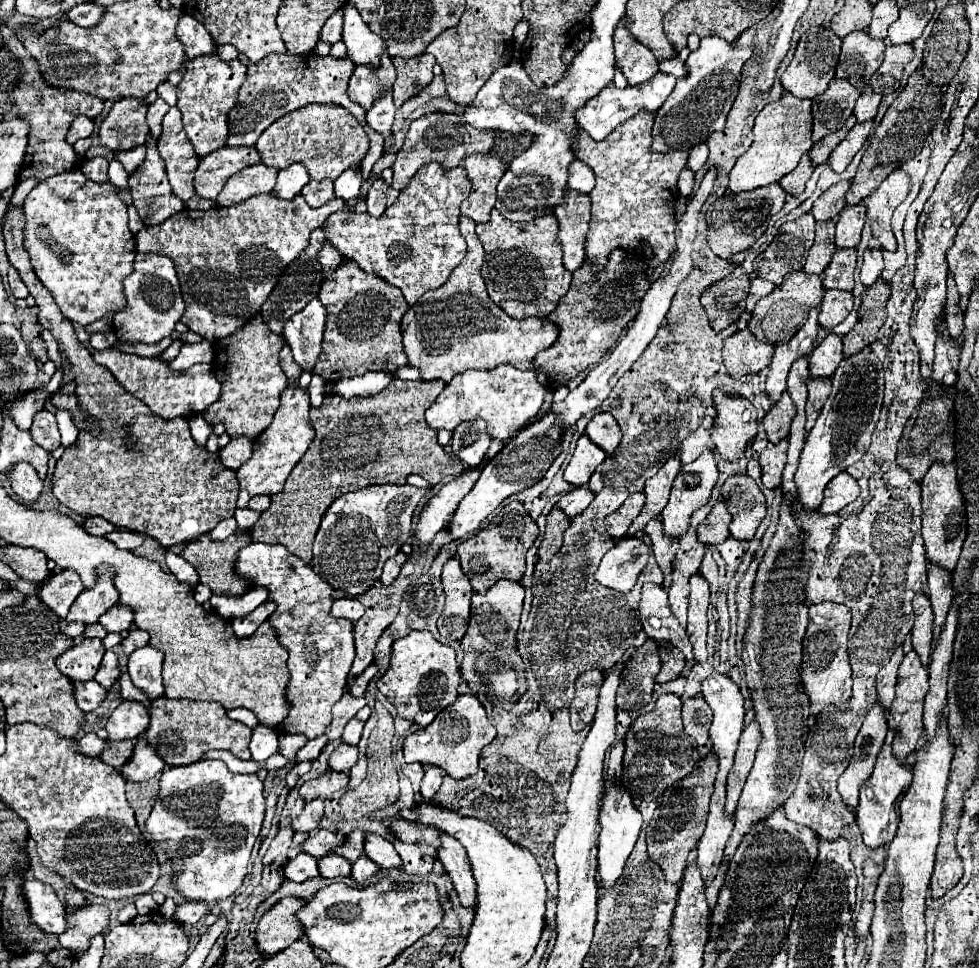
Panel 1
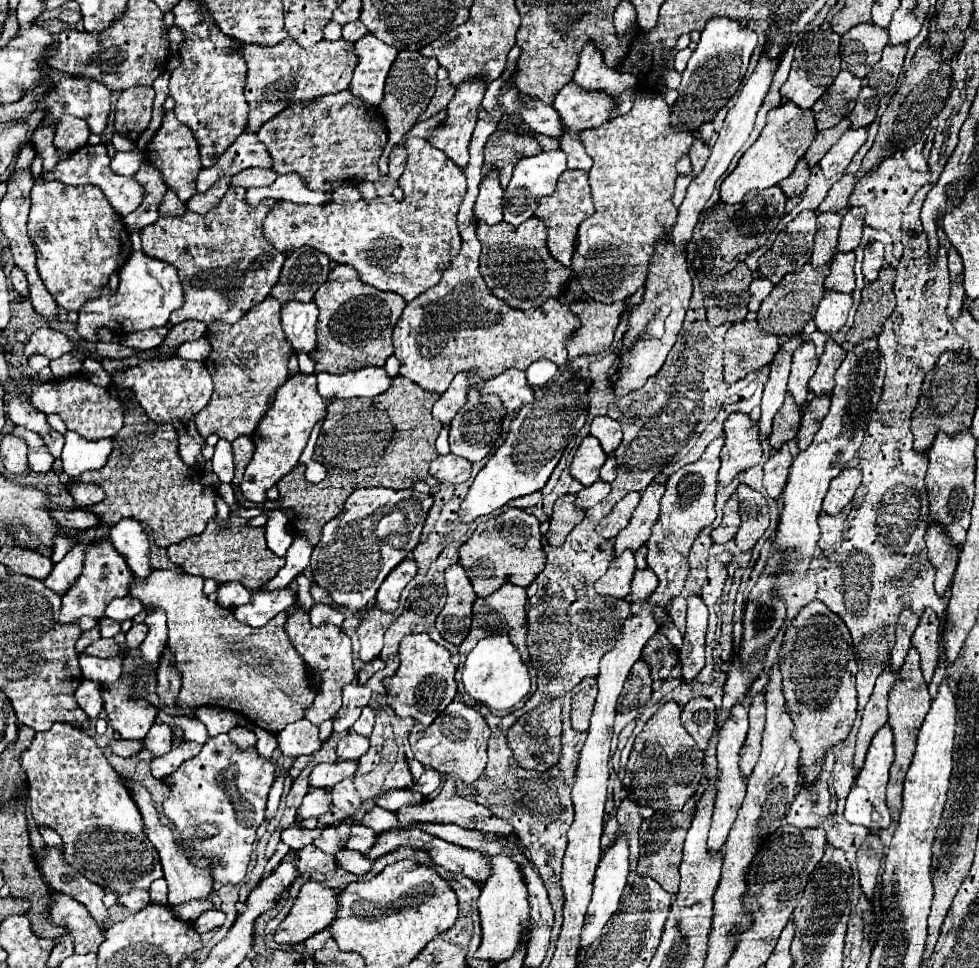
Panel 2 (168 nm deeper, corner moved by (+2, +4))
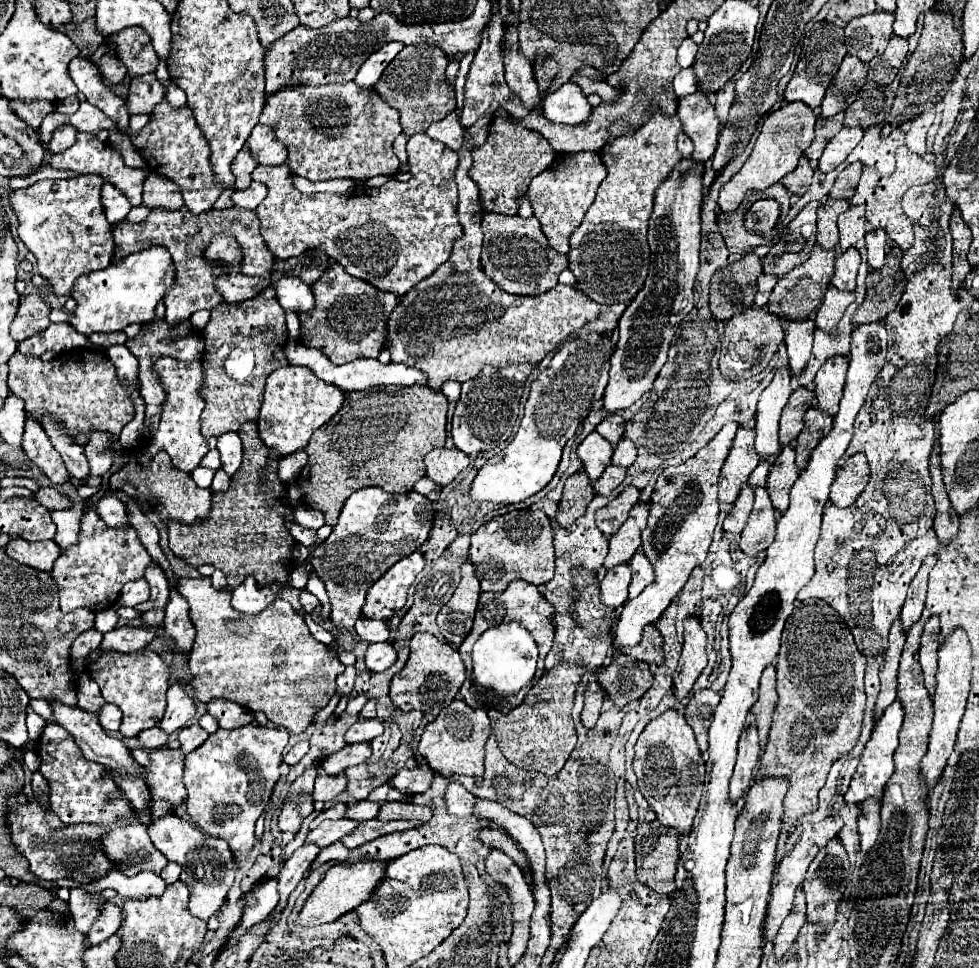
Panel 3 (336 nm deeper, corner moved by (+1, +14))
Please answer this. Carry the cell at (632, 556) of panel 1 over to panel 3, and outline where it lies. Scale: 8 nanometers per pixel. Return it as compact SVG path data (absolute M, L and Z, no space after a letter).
M618 564L616 568L608 570L604 580L600 582L600 598L604 606L618 608L628 600L628 584L630 584L630 566Z

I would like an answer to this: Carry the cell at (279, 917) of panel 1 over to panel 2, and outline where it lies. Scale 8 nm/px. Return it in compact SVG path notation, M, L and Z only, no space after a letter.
M305 882L285 916L277 926L273 940L277 944L301 944L315 932L325 930L335 918L337 890L323 888L317 882Z

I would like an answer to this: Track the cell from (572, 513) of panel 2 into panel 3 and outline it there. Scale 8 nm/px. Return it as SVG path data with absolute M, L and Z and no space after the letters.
M578 472L566 480L562 500L558 504L556 520L560 526L568 528L576 518L586 512L588 502L594 498L594 488L590 478L584 472Z

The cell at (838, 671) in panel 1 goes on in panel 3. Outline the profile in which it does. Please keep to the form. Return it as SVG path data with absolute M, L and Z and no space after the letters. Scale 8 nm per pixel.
M806 600L786 620L776 668L780 700L760 756L758 778L770 778L772 774L790 780L780 830L780 836L788 838L796 820L818 808L818 792L832 764L846 756L858 742L866 702L866 658L858 652L850 628L830 604Z

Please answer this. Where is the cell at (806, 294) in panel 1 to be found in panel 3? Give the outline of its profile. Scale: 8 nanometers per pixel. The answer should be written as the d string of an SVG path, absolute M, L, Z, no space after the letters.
M816 244L810 258L804 264L790 270L784 278L778 280L778 284L770 296L770 302L768 302L768 310L772 314L778 314L778 316L790 318L790 320L806 320L810 314L814 314L820 308L822 296L826 294L826 290L830 286L830 278L834 274L834 258L836 258L834 250L826 250Z

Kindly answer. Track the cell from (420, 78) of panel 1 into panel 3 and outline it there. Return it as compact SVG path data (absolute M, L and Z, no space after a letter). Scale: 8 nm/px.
M404 46L404 50L390 62L390 68L382 74L382 80L374 84L382 100L400 112L406 138L416 132L426 132L432 122L440 122L456 110L456 94L454 86L446 80L446 66L448 56L438 46Z

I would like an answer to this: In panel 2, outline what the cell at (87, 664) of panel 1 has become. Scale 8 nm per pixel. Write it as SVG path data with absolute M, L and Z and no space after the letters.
M99 638L97 642L93 642L93 644L89 644L89 646L85 648L85 654L97 656L97 658L109 658L109 656L117 654L119 650L121 650L121 648L119 648L111 638Z

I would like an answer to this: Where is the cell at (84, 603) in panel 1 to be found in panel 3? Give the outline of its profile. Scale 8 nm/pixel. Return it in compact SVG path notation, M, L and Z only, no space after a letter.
M88 508L80 520L80 542L66 548L50 572L54 584L58 586L62 612L72 612L76 608L90 608L92 612L100 612L112 608L114 602L118 602L122 584L142 578L150 562L152 558L138 540L138 534L132 526L110 528L102 524L102 518L94 508Z

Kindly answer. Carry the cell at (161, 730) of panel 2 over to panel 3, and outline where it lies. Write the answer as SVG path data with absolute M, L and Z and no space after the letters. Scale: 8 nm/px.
M176 682L168 688L168 708L160 722L160 728L168 734L182 730L190 724L190 720L196 714L196 702L192 696L186 694L186 686L182 682Z

